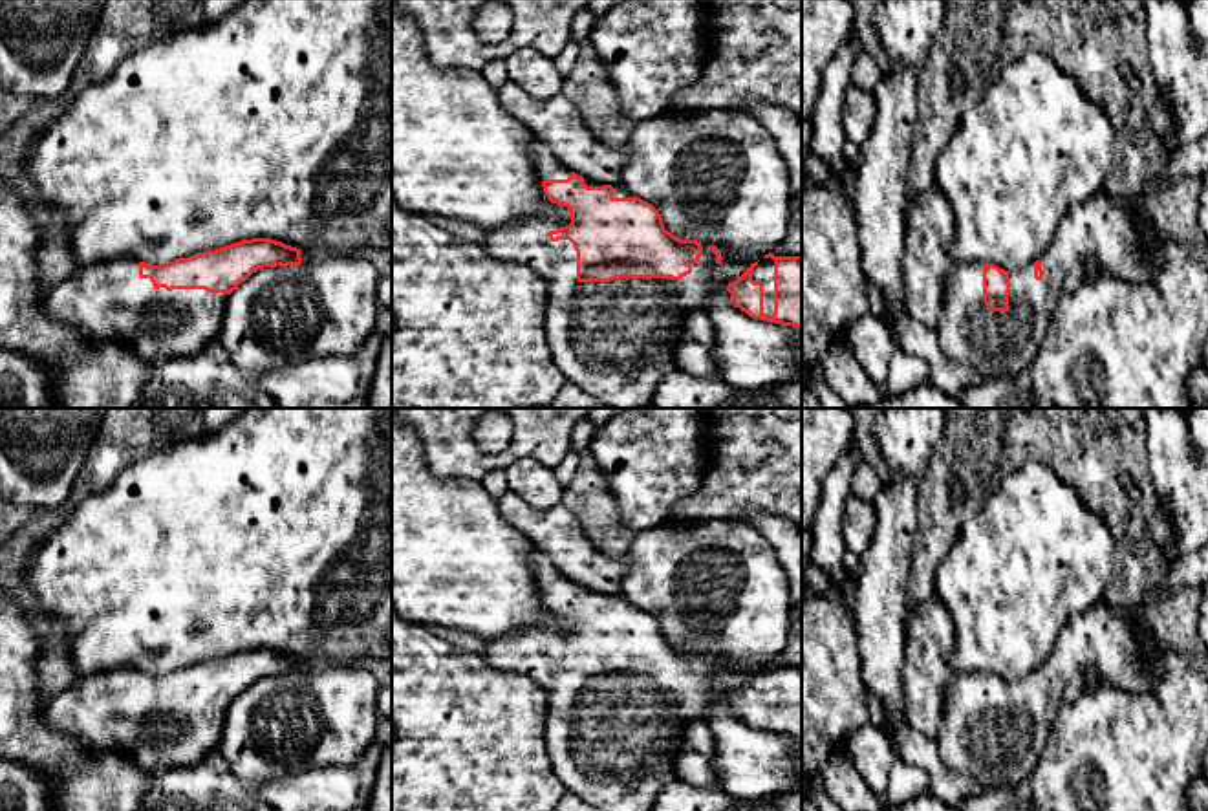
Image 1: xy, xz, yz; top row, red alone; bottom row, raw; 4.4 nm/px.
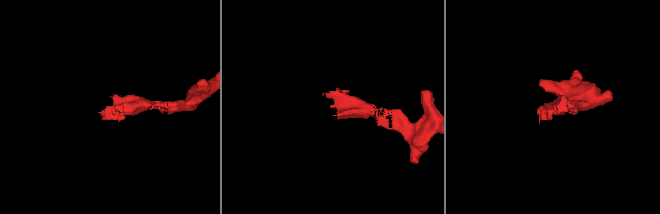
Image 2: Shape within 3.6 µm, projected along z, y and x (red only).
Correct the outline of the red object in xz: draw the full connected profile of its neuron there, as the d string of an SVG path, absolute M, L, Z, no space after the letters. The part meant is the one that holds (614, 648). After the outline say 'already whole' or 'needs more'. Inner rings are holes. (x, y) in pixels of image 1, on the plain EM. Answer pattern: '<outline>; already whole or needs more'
M536 547L533 566L547 610L567 617L571 633L560 637L545 628L529 628L487 641L481 655L498 668L529 676L549 694L545 745L567 793L597 811L652 811L663 785L677 778L674 756L679 738L635 738L631 730L705 719L721 661L674 646L652 613L626 597L584 589Z; needs more

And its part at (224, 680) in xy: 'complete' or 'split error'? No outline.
split error

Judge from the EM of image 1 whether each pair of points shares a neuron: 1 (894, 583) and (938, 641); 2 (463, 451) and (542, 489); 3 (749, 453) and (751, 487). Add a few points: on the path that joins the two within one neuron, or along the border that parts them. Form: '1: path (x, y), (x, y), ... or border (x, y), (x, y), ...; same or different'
1: border (908, 621), (903, 663); different
2: border (504, 469), (518, 460), (537, 460), (550, 469); different
3: path (740, 460), (736, 469), (744, 478); same

